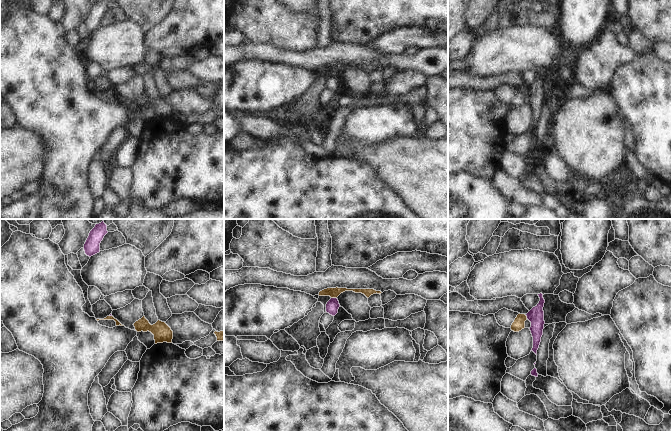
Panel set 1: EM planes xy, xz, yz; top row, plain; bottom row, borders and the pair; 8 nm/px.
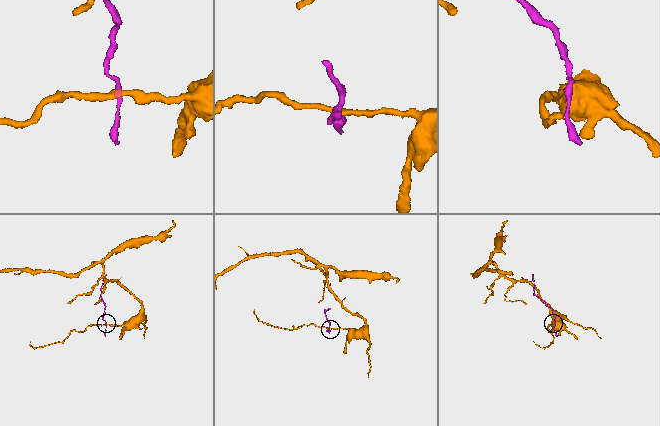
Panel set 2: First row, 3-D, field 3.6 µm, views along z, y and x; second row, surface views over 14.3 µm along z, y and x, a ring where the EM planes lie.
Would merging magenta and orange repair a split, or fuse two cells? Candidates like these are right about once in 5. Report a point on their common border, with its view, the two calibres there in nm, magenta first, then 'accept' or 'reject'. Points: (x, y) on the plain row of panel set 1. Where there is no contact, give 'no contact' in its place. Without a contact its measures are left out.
xz (334, 74) | 110/80 nm | reject

